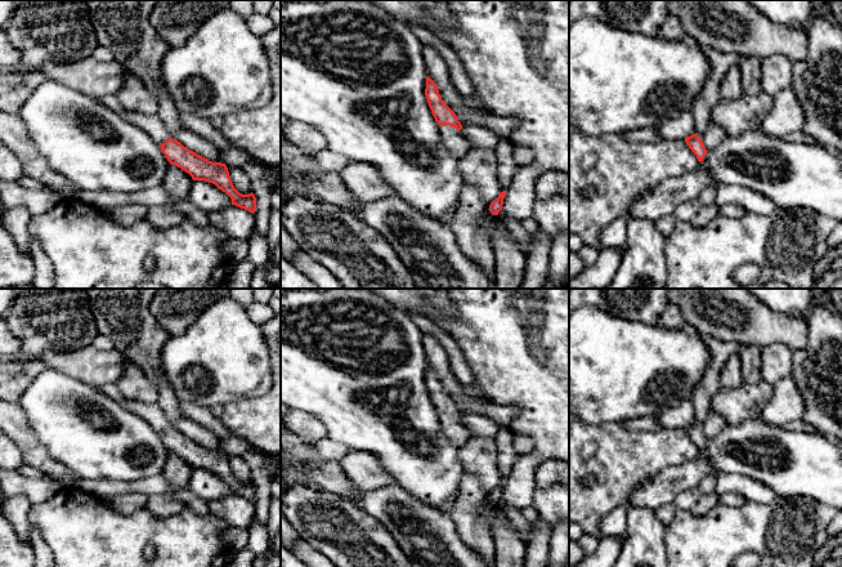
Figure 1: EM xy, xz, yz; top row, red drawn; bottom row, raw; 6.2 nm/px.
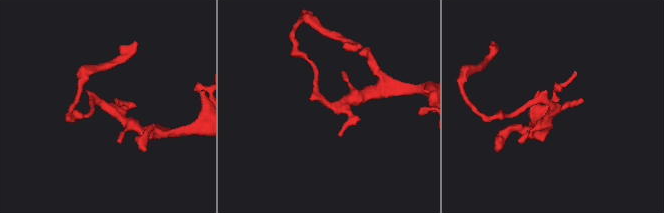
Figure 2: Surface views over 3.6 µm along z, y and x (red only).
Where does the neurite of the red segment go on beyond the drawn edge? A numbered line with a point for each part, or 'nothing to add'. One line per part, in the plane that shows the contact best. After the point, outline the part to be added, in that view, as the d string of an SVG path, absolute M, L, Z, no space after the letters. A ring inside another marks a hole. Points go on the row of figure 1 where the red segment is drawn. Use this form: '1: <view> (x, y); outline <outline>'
1: xz (452, 139); outline M439 125L439 131L444 147L453 155L461 157L474 151L474 147L460 134L460 131L449 125Z

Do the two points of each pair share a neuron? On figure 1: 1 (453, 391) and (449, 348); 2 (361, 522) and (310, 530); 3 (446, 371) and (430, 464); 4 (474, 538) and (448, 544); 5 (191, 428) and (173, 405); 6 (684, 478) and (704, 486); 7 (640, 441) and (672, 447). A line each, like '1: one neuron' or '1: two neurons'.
1: two neurons
2: one neuron
3: two neurons
4: two neurons
5: one neuron
6: two neurons
7: one neuron

